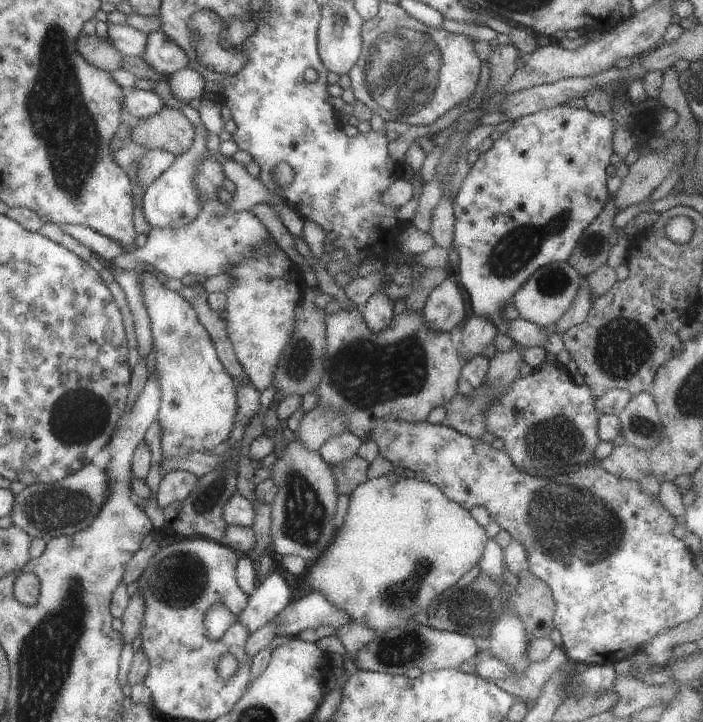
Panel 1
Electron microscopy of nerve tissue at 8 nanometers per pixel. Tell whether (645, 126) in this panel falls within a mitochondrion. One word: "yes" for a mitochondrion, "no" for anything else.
no

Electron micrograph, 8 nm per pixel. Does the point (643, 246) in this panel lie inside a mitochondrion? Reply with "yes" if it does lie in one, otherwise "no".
no

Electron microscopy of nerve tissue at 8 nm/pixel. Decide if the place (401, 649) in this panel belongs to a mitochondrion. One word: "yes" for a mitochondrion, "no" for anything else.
yes

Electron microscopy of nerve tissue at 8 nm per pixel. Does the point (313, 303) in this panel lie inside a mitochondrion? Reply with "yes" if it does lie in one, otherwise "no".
no

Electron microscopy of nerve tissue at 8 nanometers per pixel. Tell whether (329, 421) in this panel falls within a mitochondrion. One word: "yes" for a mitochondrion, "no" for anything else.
yes

